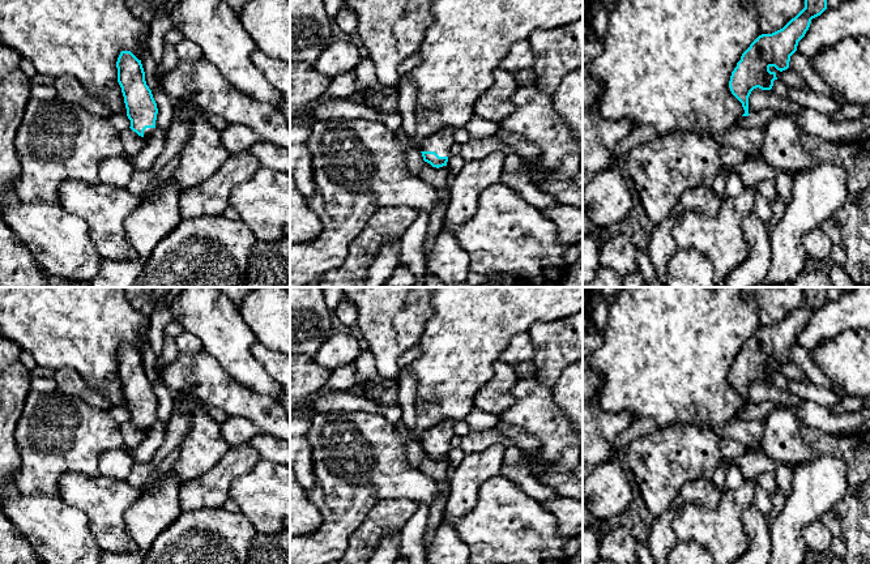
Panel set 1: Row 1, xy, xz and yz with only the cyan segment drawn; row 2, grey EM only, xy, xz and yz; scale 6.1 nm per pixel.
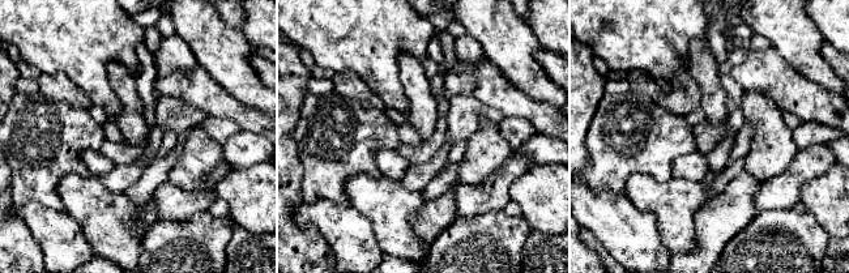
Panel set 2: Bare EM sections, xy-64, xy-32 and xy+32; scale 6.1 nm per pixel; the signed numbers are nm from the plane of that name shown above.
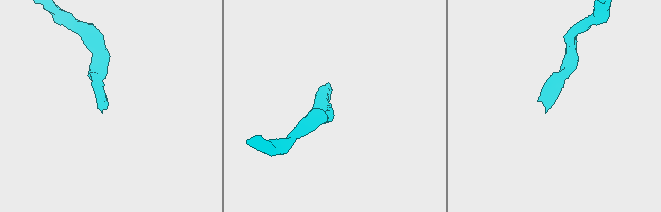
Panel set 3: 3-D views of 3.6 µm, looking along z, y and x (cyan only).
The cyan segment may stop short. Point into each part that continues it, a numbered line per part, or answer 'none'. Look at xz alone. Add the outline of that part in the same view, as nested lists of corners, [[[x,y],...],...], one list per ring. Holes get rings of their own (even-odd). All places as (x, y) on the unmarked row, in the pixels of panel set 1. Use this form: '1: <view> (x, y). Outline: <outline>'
1: xz (440, 435). Outline: [[[445,419],[425,432],[421,444],[435,444],[439,449],[448,449],[455,436],[455,420]]]

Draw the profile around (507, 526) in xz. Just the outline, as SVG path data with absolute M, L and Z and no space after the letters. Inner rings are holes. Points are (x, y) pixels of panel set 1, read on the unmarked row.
M502 474L486 480L475 508L452 525L470 550L470 564L567 564L564 546L568 539L558 534L555 516L541 500L528 496L516 483Z

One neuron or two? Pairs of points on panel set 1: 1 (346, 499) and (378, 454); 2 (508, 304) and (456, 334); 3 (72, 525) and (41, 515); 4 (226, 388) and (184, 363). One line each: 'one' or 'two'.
1: one
2: one
3: one
4: one

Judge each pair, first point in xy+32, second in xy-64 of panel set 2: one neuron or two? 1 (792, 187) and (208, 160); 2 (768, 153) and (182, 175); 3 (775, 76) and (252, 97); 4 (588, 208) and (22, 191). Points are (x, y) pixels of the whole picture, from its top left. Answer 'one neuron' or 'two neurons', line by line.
1: two neurons
2: one neuron
3: two neurons
4: two neurons

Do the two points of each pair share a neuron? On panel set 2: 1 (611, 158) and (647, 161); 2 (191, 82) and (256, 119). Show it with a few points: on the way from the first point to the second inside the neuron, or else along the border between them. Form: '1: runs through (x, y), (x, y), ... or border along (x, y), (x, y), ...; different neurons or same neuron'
1: runs through (621, 160), (626, 162), (638, 161); same neuron
2: runs through (207, 94), (216, 102), (229, 106), (240, 114); same neuron

